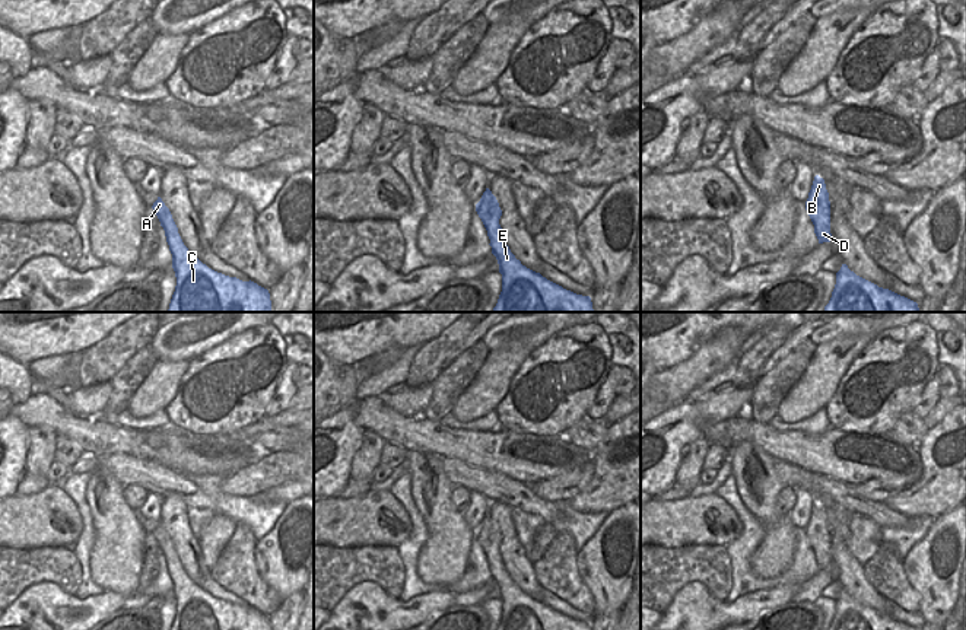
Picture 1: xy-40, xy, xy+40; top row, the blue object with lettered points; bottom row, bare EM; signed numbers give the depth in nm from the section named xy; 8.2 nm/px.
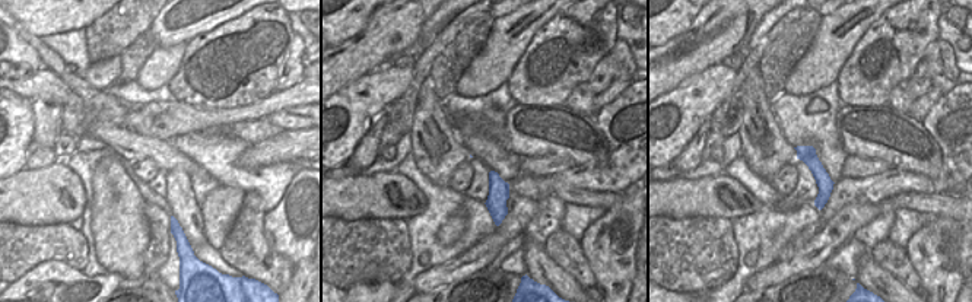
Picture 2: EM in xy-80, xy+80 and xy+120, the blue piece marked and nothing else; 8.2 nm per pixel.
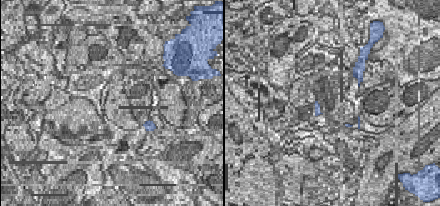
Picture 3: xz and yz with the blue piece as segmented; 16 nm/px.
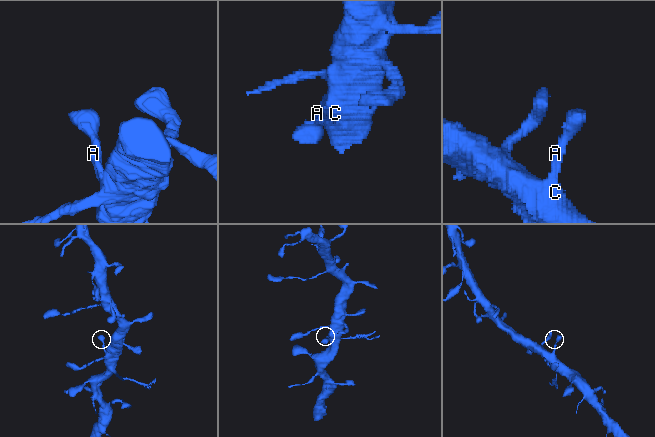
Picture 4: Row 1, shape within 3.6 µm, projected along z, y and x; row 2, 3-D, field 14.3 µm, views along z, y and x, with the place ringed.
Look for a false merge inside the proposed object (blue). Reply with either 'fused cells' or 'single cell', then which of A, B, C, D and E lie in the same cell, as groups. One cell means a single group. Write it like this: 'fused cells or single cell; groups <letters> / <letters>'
single cell; groups A B C D E

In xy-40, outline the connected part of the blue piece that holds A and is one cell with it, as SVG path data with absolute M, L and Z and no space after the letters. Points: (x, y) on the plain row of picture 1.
M161 524L152 532L172 580L177 604L171 630L271 630L267 615L217 599L203 591L184 572L169 535Z

